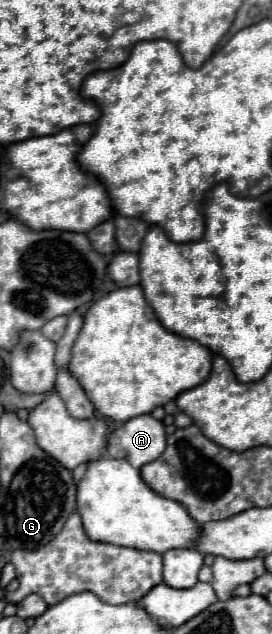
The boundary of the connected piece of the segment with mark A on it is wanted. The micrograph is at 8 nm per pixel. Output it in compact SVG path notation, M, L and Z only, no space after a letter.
M140 415L140 417L126 421L122 427L118 427L116 431L110 433L106 455L114 457L114 459L126 459L132 467L140 469L142 465L158 459L162 455L164 447L166 447L166 431L164 431L162 421L156 421L152 415Z

